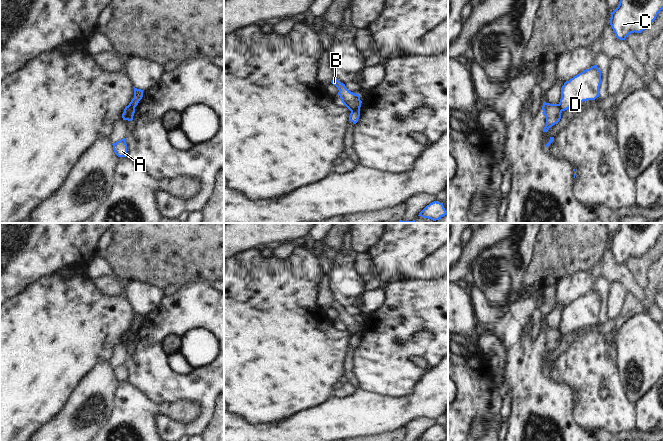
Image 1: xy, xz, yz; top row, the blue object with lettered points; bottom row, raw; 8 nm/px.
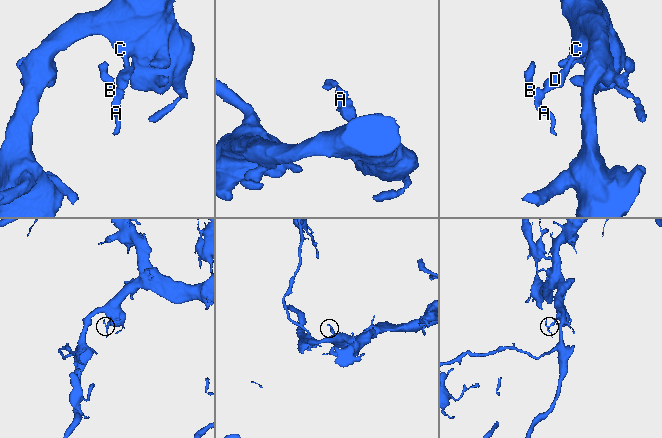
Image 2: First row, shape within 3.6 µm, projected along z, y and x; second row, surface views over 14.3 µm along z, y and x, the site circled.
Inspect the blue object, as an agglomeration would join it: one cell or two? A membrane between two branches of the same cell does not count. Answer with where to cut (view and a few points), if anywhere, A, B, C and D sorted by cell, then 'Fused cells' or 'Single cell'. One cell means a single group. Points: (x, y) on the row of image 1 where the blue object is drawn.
Split along xz (359, 108), (351, 112). Groups: A B / C D. Fused cells

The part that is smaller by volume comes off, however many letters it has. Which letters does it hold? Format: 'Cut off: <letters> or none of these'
Cut off: A, B

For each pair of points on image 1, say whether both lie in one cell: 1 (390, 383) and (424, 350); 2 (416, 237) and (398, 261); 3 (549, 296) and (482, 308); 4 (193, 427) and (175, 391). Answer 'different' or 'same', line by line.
1: same
2: same
3: different
4: same

